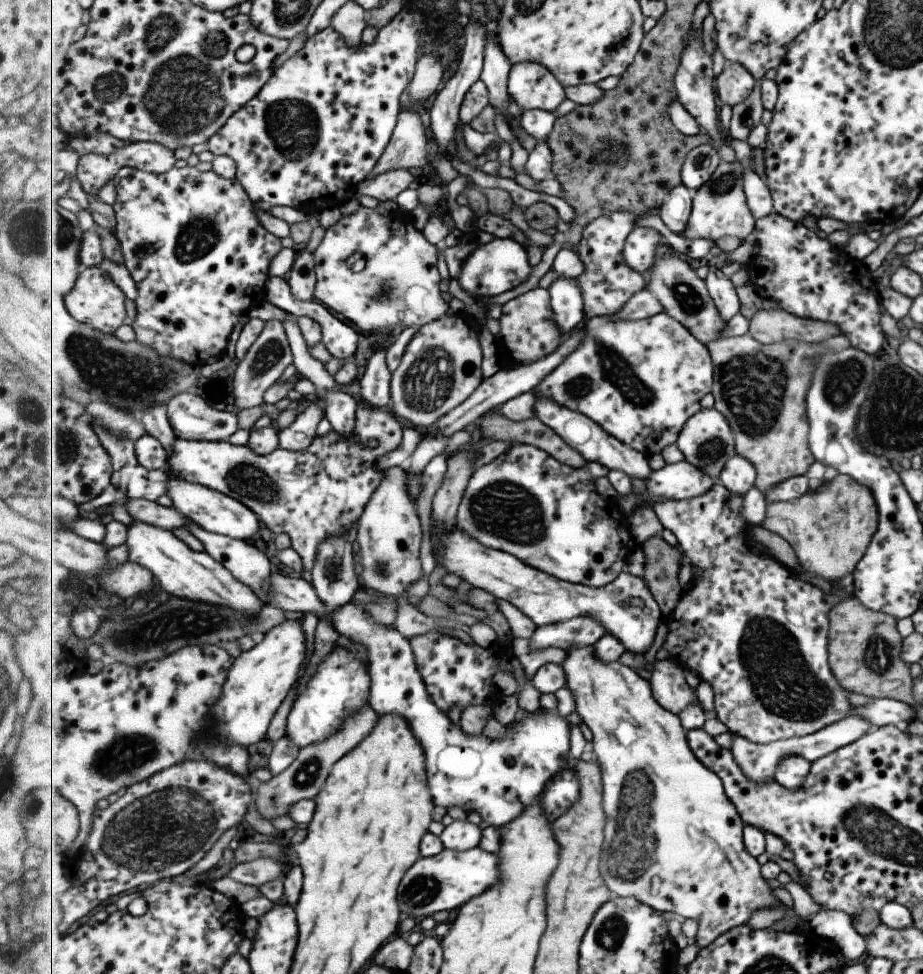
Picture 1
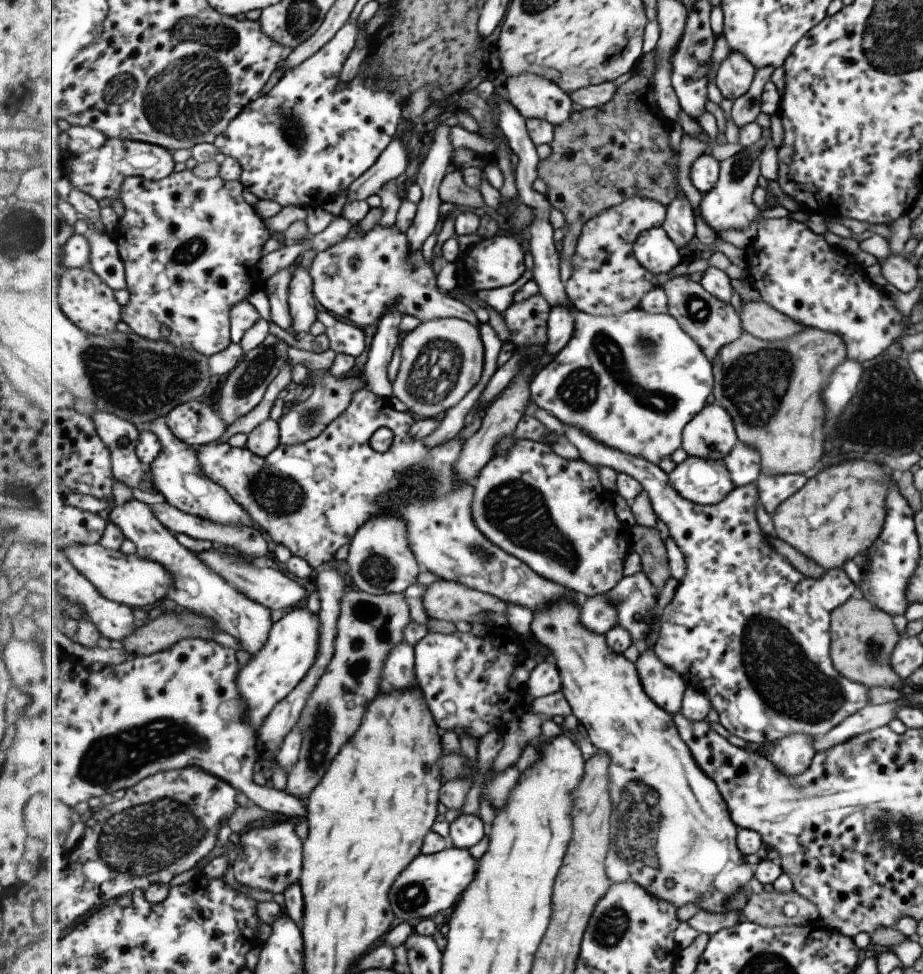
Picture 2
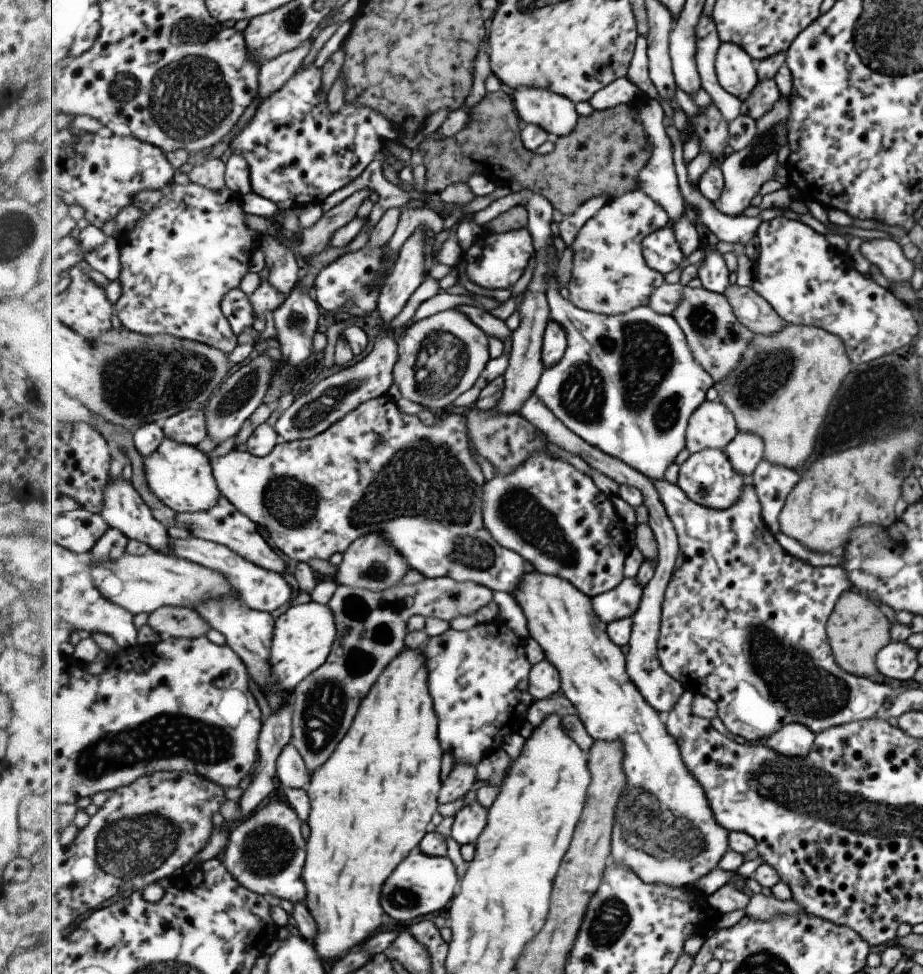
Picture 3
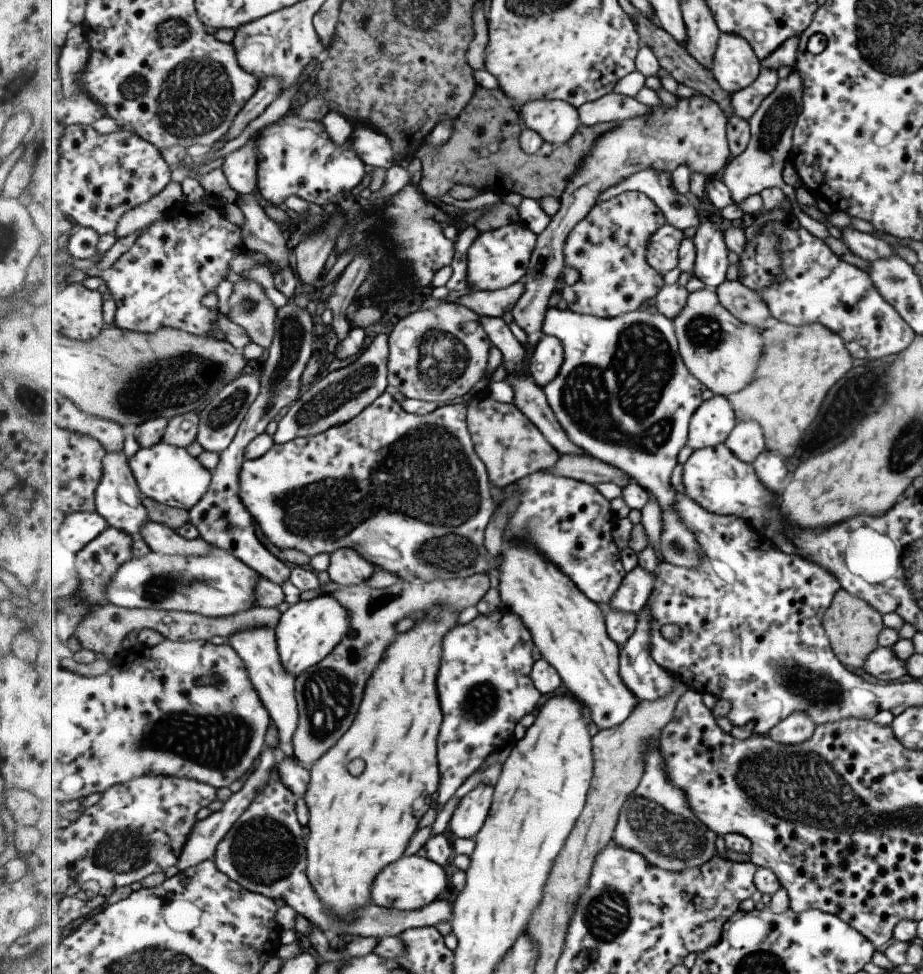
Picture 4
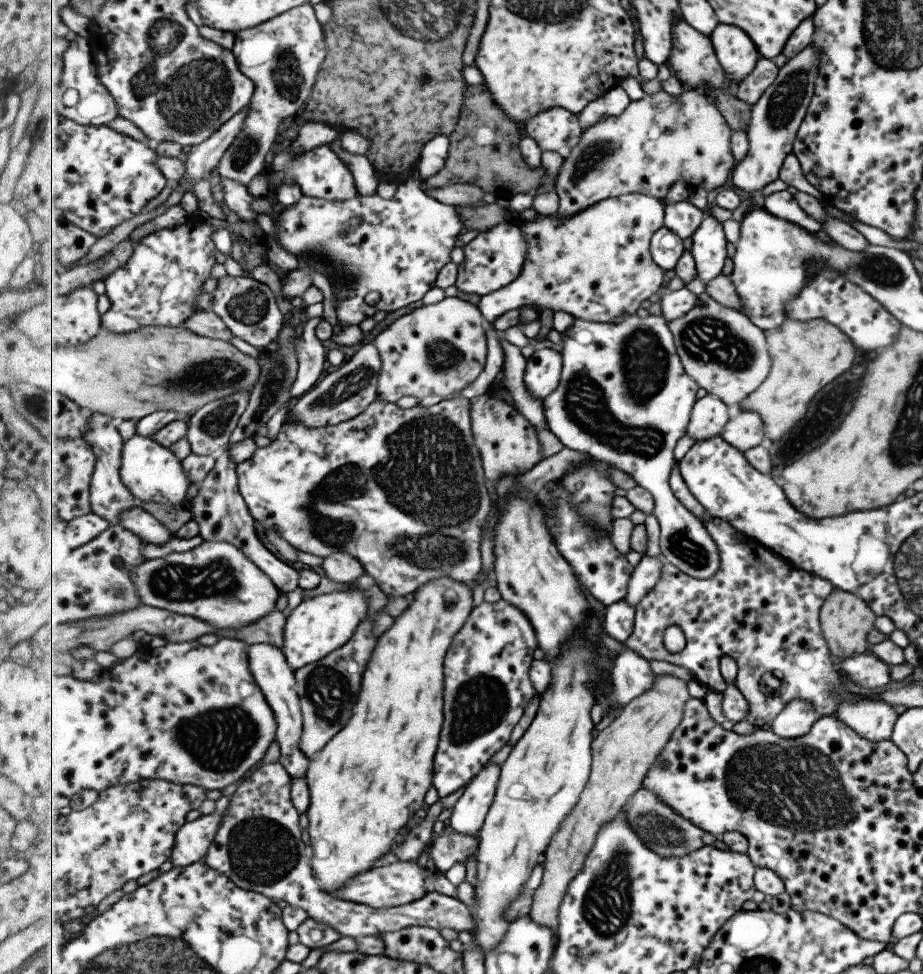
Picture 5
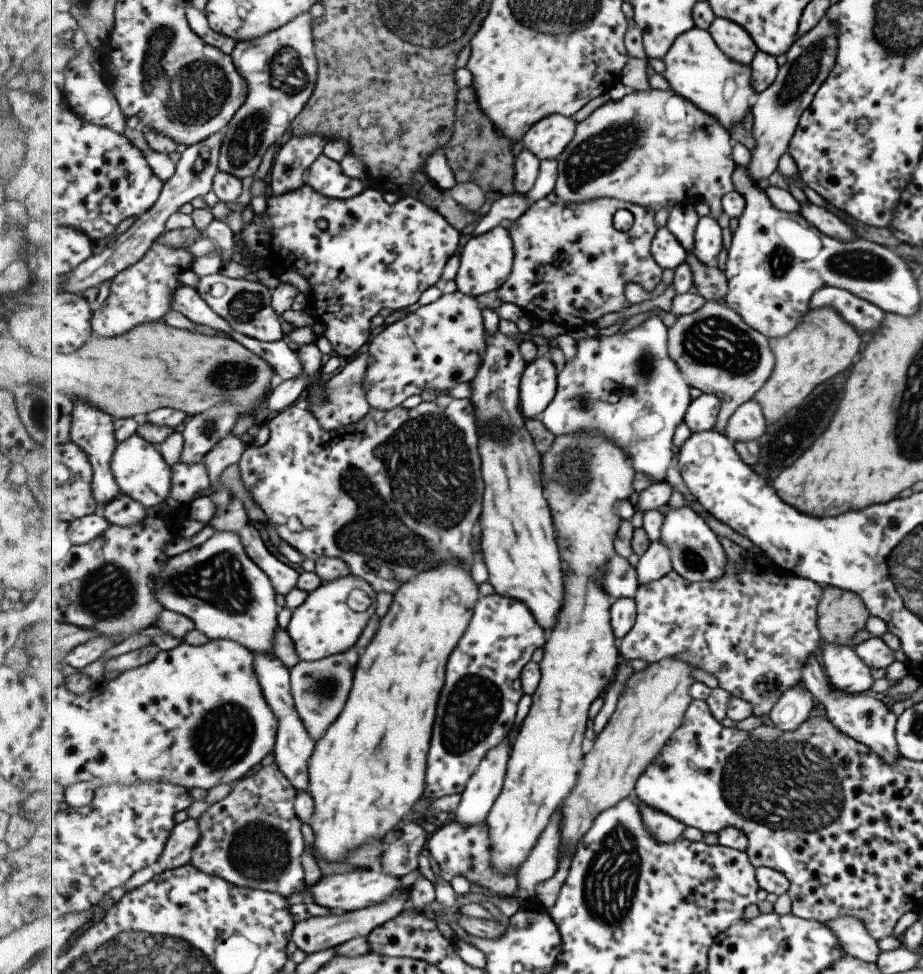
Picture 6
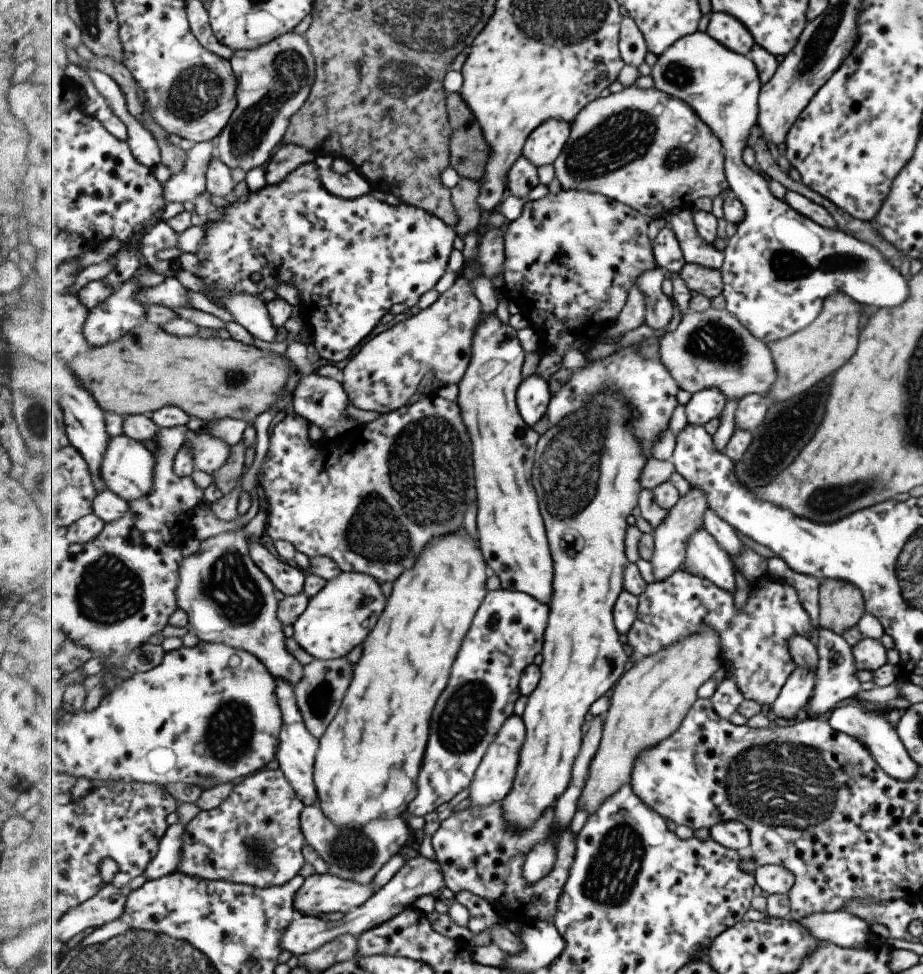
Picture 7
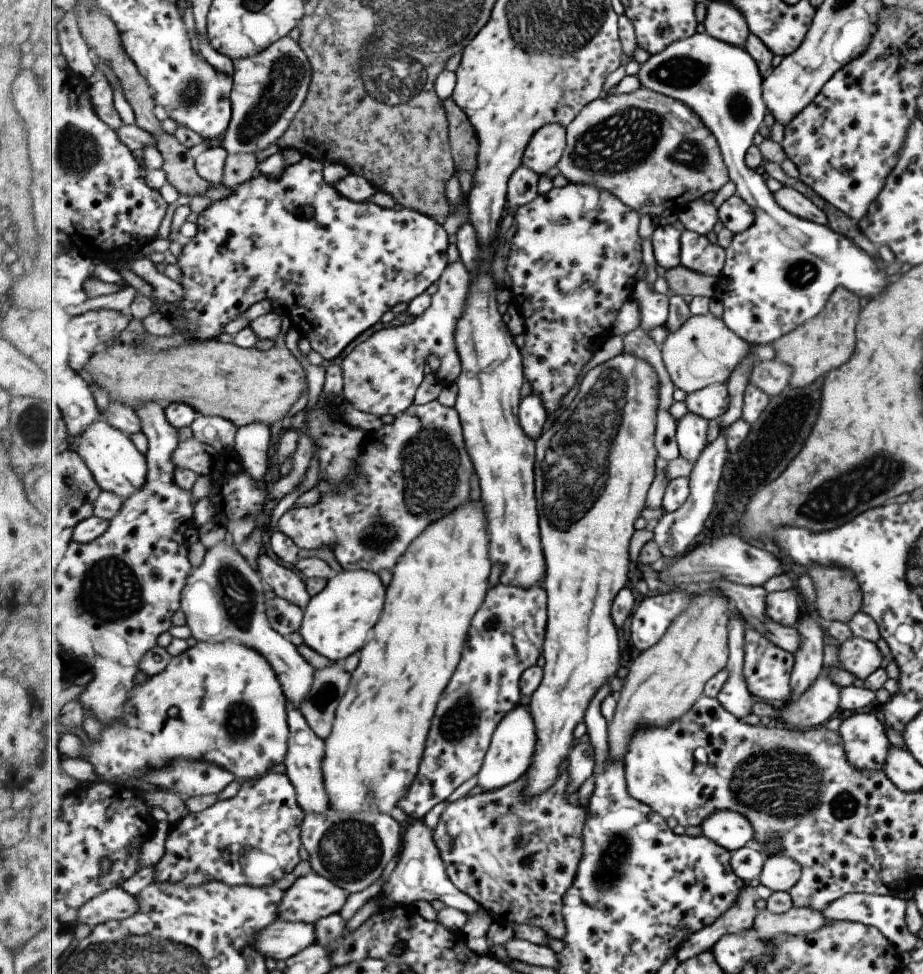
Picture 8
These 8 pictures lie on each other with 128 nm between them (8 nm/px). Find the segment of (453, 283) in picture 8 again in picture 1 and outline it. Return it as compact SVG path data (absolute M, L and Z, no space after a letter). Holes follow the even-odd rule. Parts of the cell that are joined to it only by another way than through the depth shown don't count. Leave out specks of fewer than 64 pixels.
M460 314L420 327L406 345L400 365L392 372L393 414L411 421L415 428L429 428L463 404L485 379L480 335Z

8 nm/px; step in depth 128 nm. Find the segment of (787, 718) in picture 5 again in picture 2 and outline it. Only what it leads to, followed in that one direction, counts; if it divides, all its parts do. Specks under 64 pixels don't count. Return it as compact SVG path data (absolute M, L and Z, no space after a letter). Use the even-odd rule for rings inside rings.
M793 734L773 744L769 760L785 776L799 776L809 770L814 756L813 737L809 734Z

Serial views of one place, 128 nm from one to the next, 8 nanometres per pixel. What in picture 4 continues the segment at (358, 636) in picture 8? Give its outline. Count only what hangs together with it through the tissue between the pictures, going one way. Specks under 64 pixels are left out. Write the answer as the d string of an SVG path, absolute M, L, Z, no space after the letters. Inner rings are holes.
M324 592L318 598L310 601L300 600L291 605L283 613L275 629L281 662L288 670L288 674L299 677L332 655L341 644L341 640L349 635L349 628L352 628L349 610L331 596L331 593Z

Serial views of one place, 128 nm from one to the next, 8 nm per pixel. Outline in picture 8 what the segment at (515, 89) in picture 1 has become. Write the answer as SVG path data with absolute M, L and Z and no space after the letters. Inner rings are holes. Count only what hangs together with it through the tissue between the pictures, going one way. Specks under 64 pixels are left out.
M545 125L528 144L523 165L543 176L545 172L558 166L567 146L568 130L563 125Z

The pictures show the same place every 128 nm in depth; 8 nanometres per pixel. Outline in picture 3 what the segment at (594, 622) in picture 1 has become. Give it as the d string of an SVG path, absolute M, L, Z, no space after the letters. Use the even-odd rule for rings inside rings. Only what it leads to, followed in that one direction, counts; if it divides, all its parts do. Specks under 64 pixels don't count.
M637 577L625 578L620 587L592 598L593 610L607 625L623 618L633 618L643 594L644 588L637 582Z

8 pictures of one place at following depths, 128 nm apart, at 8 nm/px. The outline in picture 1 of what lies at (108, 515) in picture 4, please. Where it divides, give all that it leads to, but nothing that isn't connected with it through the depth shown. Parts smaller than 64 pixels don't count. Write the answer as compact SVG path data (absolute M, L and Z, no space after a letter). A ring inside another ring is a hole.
M135 520L126 545L130 548L131 561L153 571L162 588L173 597L223 605L248 617L257 617L266 602L243 584L224 563L215 560L206 550L197 552L173 531Z

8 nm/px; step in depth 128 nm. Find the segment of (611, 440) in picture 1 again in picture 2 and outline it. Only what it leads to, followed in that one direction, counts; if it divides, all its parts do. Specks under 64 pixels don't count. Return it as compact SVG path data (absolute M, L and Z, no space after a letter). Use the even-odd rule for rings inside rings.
M564 424L563 432L566 439L573 444L579 454L580 458L592 466L605 466L610 467L613 471L619 473L626 473L635 480L640 481L651 498L652 506L654 507L657 516L667 524L672 539L676 542L678 548L684 556L686 562L686 573L680 580L679 585L676 588L676 593L672 598L672 601L663 609L662 617L660 618L660 633L658 639L654 644L655 654L660 660L663 660L665 664L671 666L675 672L679 672L683 679L687 682L687 685L693 686L696 690L704 693L712 703L714 710L718 713L720 724L731 735L743 739L747 743L755 743L759 745L767 745L769 743L775 744L777 741L787 738L793 734L809 734L809 737L824 736L825 732L830 732L837 724L841 723L841 720L848 718L860 711L868 705L867 696L868 688L865 688L863 684L857 684L851 680L847 680L837 674L831 664L831 634L829 628L831 627L831 612L836 610L841 604L845 603L845 600L850 599L856 595L856 586L852 580L843 572L842 568L835 568L833 570L825 570L819 578L807 578L797 571L797 568L793 564L789 563L789 560L782 556L770 543L770 539L763 528L759 529L759 522L757 522L757 506L761 502L760 490L756 482L749 484L749 486L733 488L732 492L729 492L729 496L725 500L721 500L720 504L713 505L701 505L688 500L681 496L670 481L669 475L665 473L659 465L651 464L649 460L641 458L641 456L633 456L617 450L617 448L611 448L607 444L601 444L599 440L595 440L593 436L589 436L589 432L585 432L583 428L575 426L575 424Z

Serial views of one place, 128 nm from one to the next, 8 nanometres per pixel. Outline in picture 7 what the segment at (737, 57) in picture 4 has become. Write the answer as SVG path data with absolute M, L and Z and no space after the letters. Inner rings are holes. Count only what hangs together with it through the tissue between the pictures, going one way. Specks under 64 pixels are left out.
M712 12L706 31L727 48L744 55L748 55L757 43L742 20L724 12Z

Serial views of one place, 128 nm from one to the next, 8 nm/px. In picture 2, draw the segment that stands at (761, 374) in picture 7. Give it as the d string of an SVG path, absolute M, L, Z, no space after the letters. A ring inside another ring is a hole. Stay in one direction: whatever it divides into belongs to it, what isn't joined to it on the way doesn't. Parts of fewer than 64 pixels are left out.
M689 275L675 276L660 287L667 292L668 314L680 322L685 332L691 334L693 340L705 350L708 358L713 361L720 355L721 348L741 339L744 325L740 314L735 312L733 306L719 300L712 293L709 293L703 284L693 282L689 277Z

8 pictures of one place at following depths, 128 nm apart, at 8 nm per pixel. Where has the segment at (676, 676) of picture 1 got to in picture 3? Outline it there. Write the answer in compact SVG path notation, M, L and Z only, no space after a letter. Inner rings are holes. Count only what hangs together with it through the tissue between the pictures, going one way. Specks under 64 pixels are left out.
M534 393L533 396L521 406L520 414L525 416L531 424L546 435L547 442L556 444L559 448L581 457L593 469L606 475L619 486L621 484L629 484L630 486L639 488L641 492L644 493L644 504L647 506L650 513L648 524L653 528L653 533L659 544L659 558L657 558L656 576L644 588L639 610L637 610L637 613L632 618L634 624L632 627L631 640L628 644L628 670L629 676L636 682L637 688L644 694L645 700L666 716L675 708L675 704L677 704L679 698L685 694L686 689L673 678L671 674L665 671L658 654L658 641L662 628L662 607L665 602L669 584L671 584L671 578L673 578L673 574L676 572L677 554L680 554L677 530L673 522L671 522L671 518L669 518L665 506L663 502L661 502L661 498L659 498L659 492L657 492L657 488L655 488L655 484L653 484L651 478L648 478L645 474L639 472L639 470L631 468L629 464L625 464L625 462L613 456L609 456L609 454L604 454L599 448L594 448L591 444L583 440L583 438L575 434L575 432L567 428L567 426L539 400L537 394Z

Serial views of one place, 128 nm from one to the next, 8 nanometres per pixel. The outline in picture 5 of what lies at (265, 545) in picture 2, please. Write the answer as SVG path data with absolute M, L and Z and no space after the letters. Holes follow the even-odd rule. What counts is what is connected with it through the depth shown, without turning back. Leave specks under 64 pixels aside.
M286 326L282 330L276 344L269 352L269 362L263 363L263 372L257 386L251 392L251 398L243 415L241 415L238 427L233 431L230 444L217 456L216 467L209 476L201 483L197 496L191 504L194 520L199 526L199 532L205 541L227 541L239 545L240 549L253 561L263 572L271 577L281 593L289 594L300 587L300 572L295 570L290 563L281 556L267 550L267 546L259 540L256 518L252 515L245 497L239 488L238 464L231 458L230 448L241 441L253 439L259 434L261 428L267 426L267 422L281 410L290 407L293 398L290 390L297 380L300 367L298 354L295 354L295 338L293 328Z

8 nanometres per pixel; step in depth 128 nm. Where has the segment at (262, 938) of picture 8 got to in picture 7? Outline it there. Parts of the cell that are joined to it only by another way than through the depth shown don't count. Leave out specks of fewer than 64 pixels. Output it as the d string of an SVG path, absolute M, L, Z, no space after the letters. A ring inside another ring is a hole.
M419 854L415 858L409 859L389 881L389 884L375 892L373 898L366 900L361 906L346 913L346 917L342 921L327 922L320 916L309 917L297 911L281 941L282 950L287 950L298 957L321 948L327 941L342 934L353 933L358 937L360 934L367 932L367 929L390 921L406 908L413 907L422 896L431 895L437 898L445 887L442 864L436 858L425 858L425 856Z

